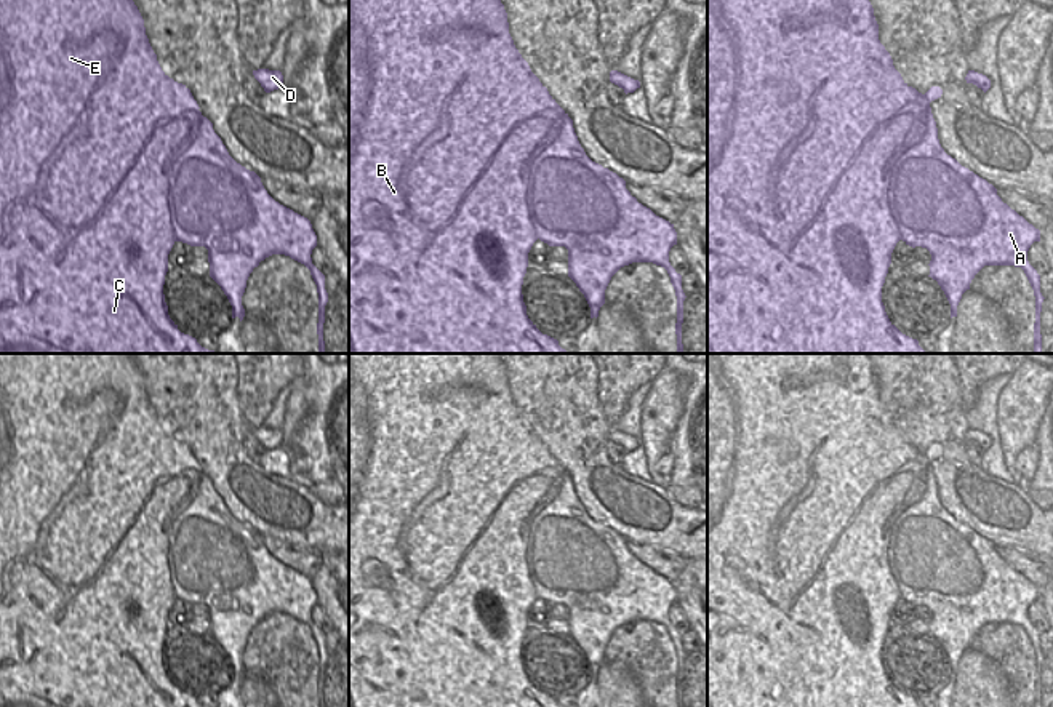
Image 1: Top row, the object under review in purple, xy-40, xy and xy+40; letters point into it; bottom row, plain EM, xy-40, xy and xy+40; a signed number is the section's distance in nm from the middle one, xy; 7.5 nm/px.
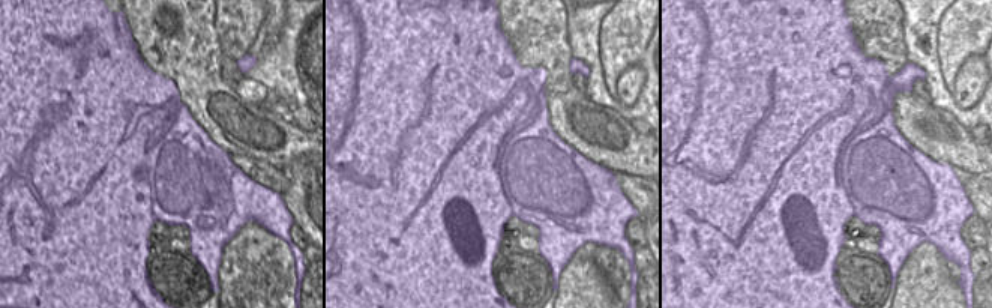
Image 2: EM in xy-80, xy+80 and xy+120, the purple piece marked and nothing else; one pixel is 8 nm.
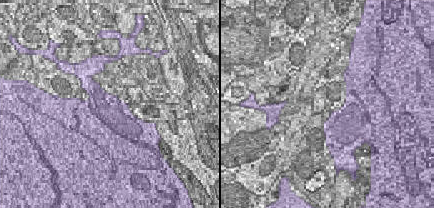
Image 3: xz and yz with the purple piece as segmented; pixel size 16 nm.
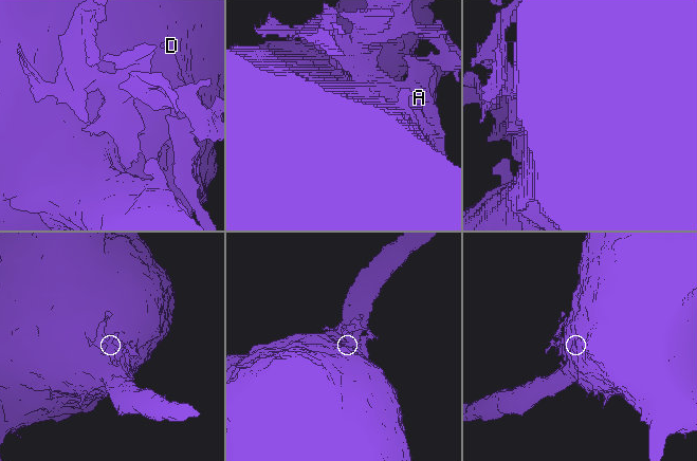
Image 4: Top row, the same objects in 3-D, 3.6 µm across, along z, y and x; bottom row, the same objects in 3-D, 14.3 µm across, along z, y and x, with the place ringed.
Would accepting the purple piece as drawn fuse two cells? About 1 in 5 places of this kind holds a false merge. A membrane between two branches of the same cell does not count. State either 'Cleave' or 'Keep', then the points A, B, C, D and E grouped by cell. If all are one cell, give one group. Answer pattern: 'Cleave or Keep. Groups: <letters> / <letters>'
Cleave. Groups: A / B C D E

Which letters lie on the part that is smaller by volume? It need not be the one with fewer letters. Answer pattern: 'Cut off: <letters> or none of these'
Cut off: A

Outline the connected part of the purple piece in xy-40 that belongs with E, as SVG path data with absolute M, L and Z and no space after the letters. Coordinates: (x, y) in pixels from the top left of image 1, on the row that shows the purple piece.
M0 0L0 354L216 354L202 347L195 338L184 334L168 315L163 285L168 272L168 254L178 242L171 226L168 190L179 181L200 178L243 178L245 166L227 152L213 123L202 115L190 90L170 78L160 67L146 35L144 19L133 0Z

